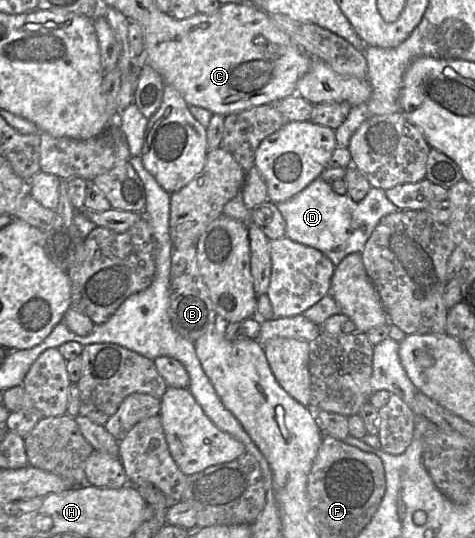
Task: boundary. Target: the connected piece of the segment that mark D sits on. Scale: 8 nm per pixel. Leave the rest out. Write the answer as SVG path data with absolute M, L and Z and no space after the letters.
M320 176L289 200L276 205L286 222L285 235L295 242L318 249L335 266L346 256L361 253L380 219L400 210L388 199L384 189L371 187L365 198L356 202L348 194L335 193L332 185Z

